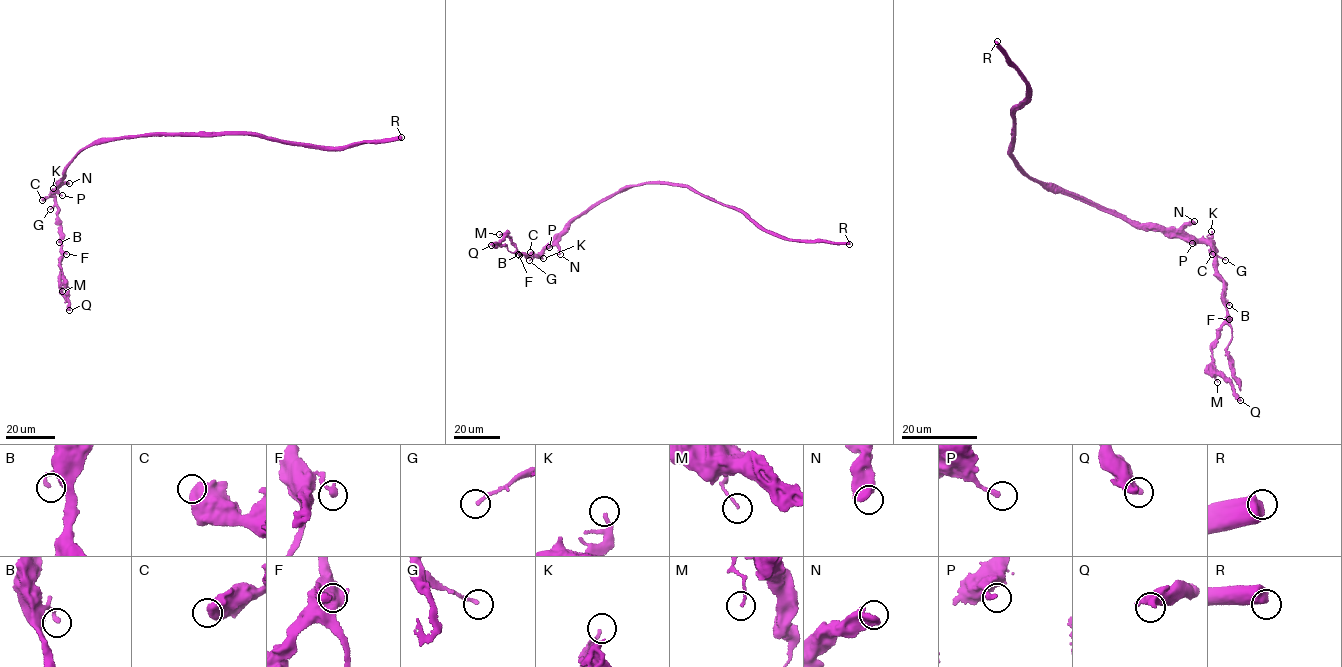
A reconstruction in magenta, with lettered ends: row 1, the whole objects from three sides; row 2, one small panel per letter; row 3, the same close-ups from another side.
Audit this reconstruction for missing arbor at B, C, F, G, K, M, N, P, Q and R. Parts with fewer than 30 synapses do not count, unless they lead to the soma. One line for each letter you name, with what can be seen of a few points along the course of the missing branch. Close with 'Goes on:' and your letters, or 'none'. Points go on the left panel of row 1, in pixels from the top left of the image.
Goes on: none

